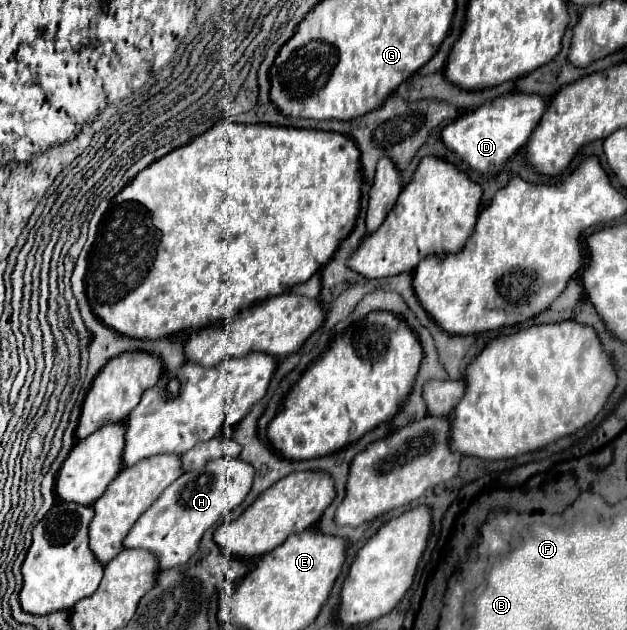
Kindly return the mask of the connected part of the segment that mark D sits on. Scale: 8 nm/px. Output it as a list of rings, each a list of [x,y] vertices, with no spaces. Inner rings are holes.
[[[508,93],[492,101],[486,101],[478,109],[450,121],[440,131],[440,139],[448,151],[456,153],[474,171],[496,175],[502,169],[502,165],[508,161],[508,157],[526,145],[532,129],[544,115],[544,109],[546,101],[540,95]]]

